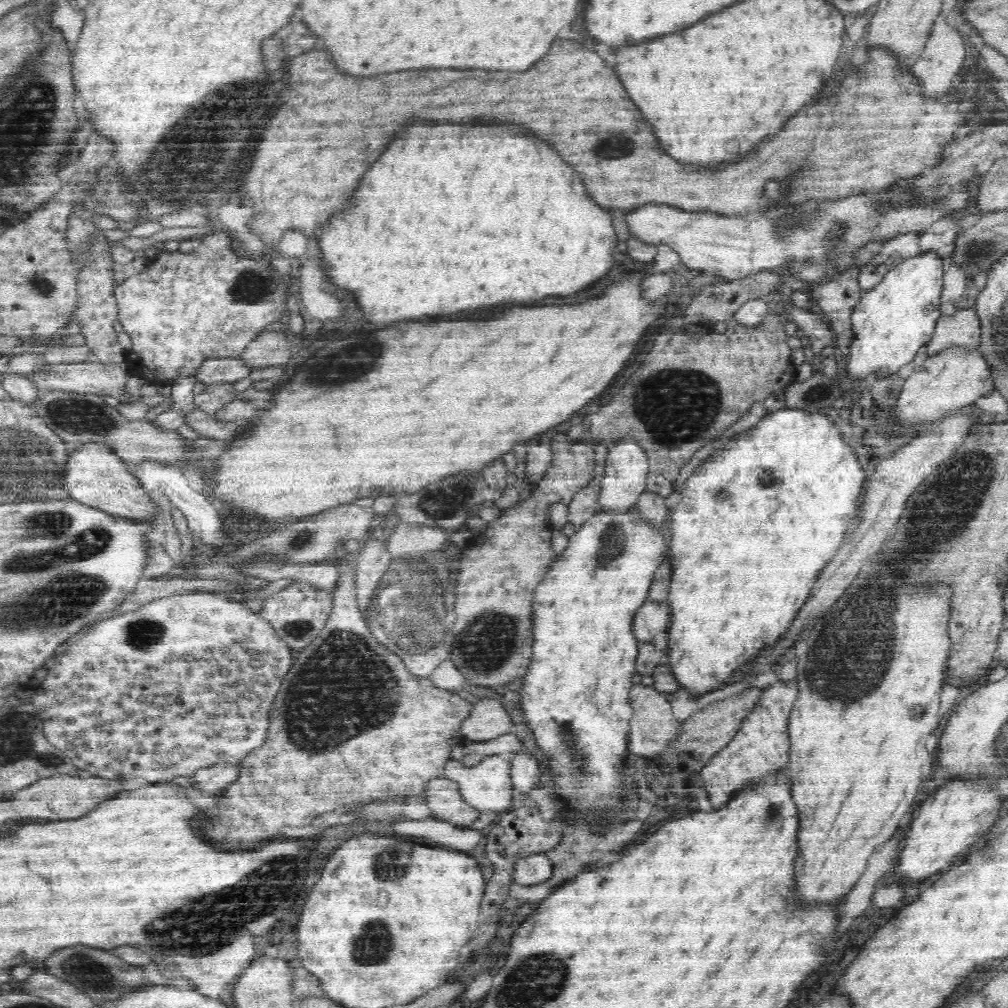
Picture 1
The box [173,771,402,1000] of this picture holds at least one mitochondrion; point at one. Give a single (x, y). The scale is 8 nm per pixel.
(373, 945)

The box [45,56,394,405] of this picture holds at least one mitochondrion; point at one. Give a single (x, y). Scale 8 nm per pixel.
(196, 159)

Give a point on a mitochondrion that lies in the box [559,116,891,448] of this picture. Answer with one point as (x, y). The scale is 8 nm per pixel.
(603, 150)

